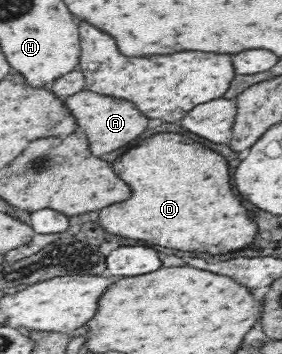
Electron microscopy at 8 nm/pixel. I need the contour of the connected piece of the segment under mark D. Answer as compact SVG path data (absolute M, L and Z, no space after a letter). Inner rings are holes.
M144 135L139 146L113 162L115 172L131 186L133 194L121 204L103 208L98 225L111 235L197 254L226 255L251 245L258 229L233 194L225 158L187 135L148 136L151 138Z

